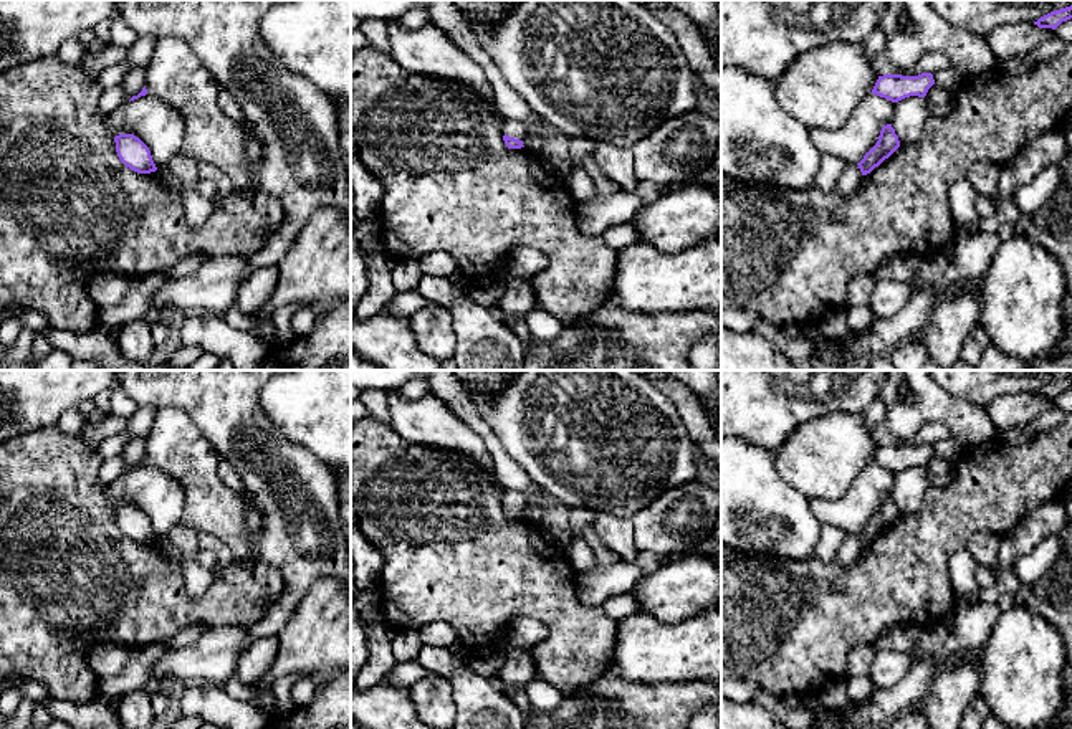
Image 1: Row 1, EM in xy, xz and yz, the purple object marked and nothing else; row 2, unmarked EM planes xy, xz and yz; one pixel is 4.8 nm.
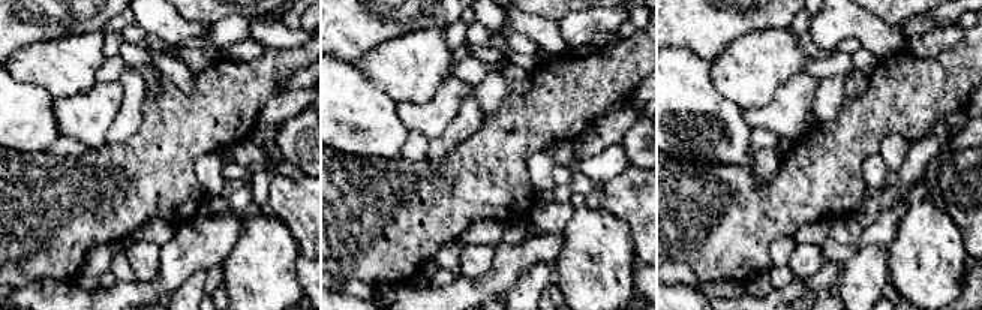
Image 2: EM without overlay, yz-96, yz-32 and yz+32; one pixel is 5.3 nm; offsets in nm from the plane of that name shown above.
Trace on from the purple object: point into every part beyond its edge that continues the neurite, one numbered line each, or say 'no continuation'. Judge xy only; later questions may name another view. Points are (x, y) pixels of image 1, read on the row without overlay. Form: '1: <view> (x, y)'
no continuation

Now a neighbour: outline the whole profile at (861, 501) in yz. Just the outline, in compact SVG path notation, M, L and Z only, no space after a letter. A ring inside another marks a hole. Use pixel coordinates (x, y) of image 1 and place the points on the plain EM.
M869 465L840 498L812 498L809 504L822 526L842 529L849 536L859 534L877 514L882 498L892 493L893 481L895 473Z

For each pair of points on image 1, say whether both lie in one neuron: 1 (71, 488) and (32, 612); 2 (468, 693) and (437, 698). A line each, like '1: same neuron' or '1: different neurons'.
1: same neuron
2: different neurons

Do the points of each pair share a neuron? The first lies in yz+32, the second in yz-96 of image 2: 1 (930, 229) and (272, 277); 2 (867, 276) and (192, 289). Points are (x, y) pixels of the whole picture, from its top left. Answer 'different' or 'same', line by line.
1: same
2: same

